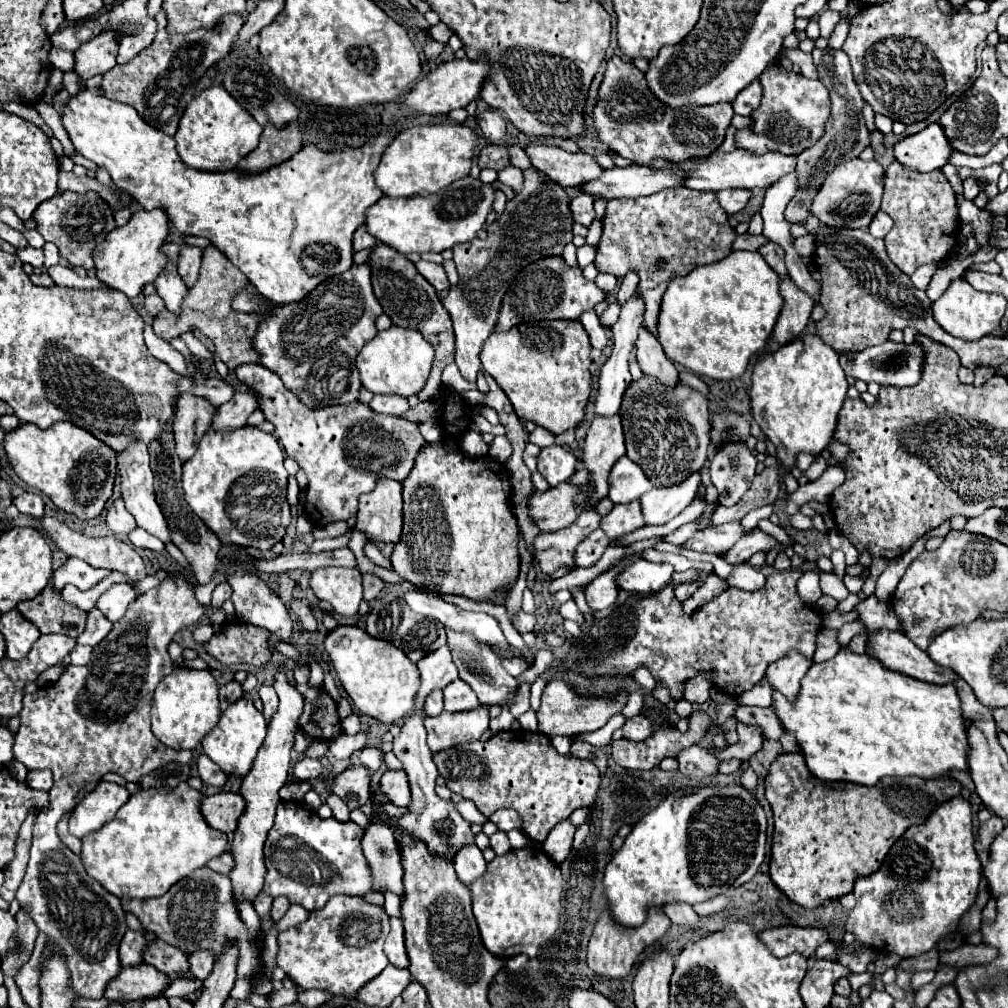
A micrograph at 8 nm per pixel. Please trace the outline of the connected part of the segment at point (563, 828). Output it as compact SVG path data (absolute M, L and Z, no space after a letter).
M561 821L559 825L555 825L555 829L551 829L549 837L543 843L543 851L551 857L551 861L555 861L555 865L561 865L565 857L571 853L573 835L575 827L569 821Z

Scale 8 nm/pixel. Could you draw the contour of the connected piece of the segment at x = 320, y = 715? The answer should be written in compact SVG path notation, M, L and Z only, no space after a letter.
M301 667L295 671L295 687L305 697L305 711L301 715L299 727L315 739L329 741L341 735L341 721L337 717L337 705L323 689L309 687L307 679L309 679L307 667Z

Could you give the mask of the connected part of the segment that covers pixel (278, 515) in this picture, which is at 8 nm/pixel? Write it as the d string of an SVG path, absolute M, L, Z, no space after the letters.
M239 427L233 433L215 433L209 429L197 447L197 453L183 463L183 491L185 501L195 515L219 537L221 543L235 543L241 547L257 547L267 551L275 541L281 541L291 523L291 511L287 503L287 469L283 465L285 455L275 435L257 427Z

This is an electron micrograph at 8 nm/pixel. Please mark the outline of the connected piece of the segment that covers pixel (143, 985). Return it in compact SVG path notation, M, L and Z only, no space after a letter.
M141 963L133 969L123 967L121 973L109 983L105 997L109 1001L143 1001L161 995L167 987L169 975L149 963Z

